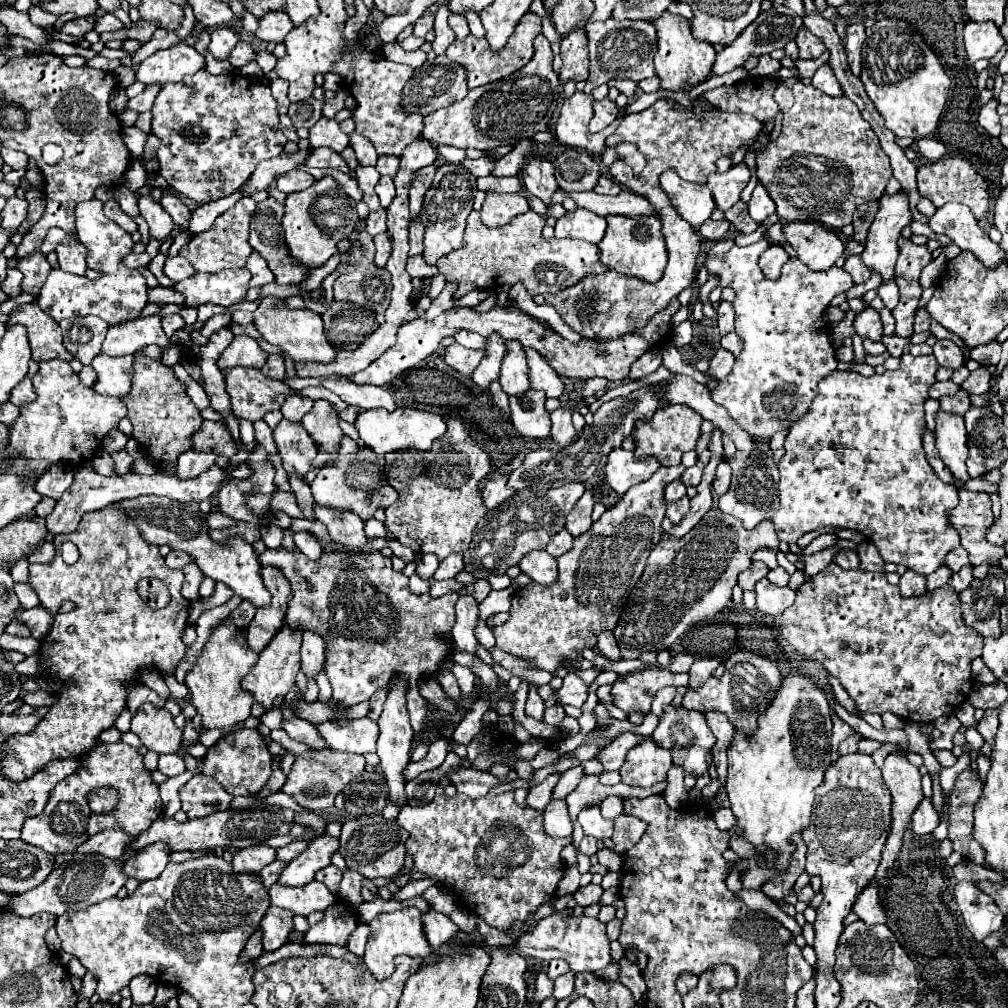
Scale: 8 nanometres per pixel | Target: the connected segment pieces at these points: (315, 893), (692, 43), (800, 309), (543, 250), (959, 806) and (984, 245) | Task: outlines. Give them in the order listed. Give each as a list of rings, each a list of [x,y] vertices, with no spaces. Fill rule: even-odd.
[[[312,881],[304,887],[284,887],[274,883],[268,893],[272,905],[290,909],[294,915],[310,915],[312,911],[324,911],[336,903],[336,893],[330,893],[320,881]]]
[[[664,11],[662,17],[652,23],[656,25],[656,31],[658,31],[658,51],[654,57],[654,65],[656,65],[656,75],[660,77],[662,89],[668,89],[674,93],[676,91],[688,93],[696,85],[708,81],[710,69],[712,69],[714,57],[716,57],[714,47],[710,43],[696,41],[690,33],[690,23],[686,19],[682,19],[680,15],[672,15],[672,13]]]
[[[762,241],[752,243],[748,247],[738,247],[734,245],[726,255],[722,257],[708,257],[706,267],[710,275],[720,277],[720,287],[732,287],[736,291],[734,299],[734,311],[736,311],[736,331],[744,339],[744,349],[736,357],[734,371],[730,377],[722,379],[716,391],[712,393],[712,399],[718,401],[730,417],[746,429],[754,439],[758,441],[768,441],[772,439],[774,433],[782,429],[790,429],[798,417],[810,409],[810,401],[818,395],[818,381],[832,373],[838,365],[836,353],[830,341],[828,325],[822,317],[824,309],[830,305],[832,297],[838,293],[846,293],[852,287],[852,277],[842,271],[840,267],[832,267],[828,271],[810,271],[800,259],[790,257],[790,261],[782,267],[780,279],[772,281],[766,279],[758,267],[758,257],[762,255]]]
[[[472,211],[468,215],[468,225],[464,231],[464,247],[456,249],[438,259],[438,273],[446,277],[446,281],[456,283],[458,289],[454,297],[466,295],[470,291],[482,289],[492,291],[502,285],[522,283],[526,291],[534,295],[542,293],[558,293],[566,287],[576,285],[588,273],[604,273],[606,267],[600,263],[598,247],[588,241],[578,239],[544,239],[544,217],[536,211],[522,213],[514,217],[508,225],[502,227],[486,227],[480,221],[480,211]]]
[[[970,769],[962,771],[956,777],[956,785],[950,793],[950,819],[948,819],[948,839],[954,843],[954,851],[962,853],[966,859],[986,865],[984,851],[972,837],[972,811],[980,799],[982,783],[978,775]]]
[[[946,203],[938,207],[930,217],[930,229],[950,237],[960,249],[972,251],[990,269],[1004,261],[1004,251],[990,241],[990,237],[980,229],[972,211],[962,203]]]

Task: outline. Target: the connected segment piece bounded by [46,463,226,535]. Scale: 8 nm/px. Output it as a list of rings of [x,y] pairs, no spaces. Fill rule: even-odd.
[[[84,463],[80,467],[80,471],[74,475],[74,483],[66,489],[66,493],[62,495],[62,499],[56,503],[54,511],[46,517],[46,529],[54,535],[58,533],[72,533],[74,529],[78,529],[80,517],[88,511],[98,511],[104,509],[110,503],[116,503],[120,499],[132,499],[132,497],[140,497],[140,495],[166,495],[174,501],[204,501],[208,497],[212,497],[212,493],[218,491],[218,487],[226,481],[226,473],[218,467],[212,465],[206,473],[202,473],[200,477],[194,479],[178,479],[174,475],[162,475],[162,473],[154,473],[154,475],[138,475],[138,473],[128,473],[126,477],[104,477],[98,475],[90,463]]]

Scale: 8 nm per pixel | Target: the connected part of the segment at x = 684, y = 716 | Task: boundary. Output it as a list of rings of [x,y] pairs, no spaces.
[[[672,705],[664,707],[664,717],[660,719],[660,725],[656,727],[656,731],[652,733],[654,743],[658,743],[658,747],[664,747],[672,753],[672,763],[676,767],[682,767],[684,773],[702,777],[704,773],[708,773],[710,765],[708,765],[708,755],[712,755],[712,747],[716,743],[714,733],[710,731],[710,727],[706,725],[706,717],[704,713],[698,711],[686,711],[686,709],[674,709]]]

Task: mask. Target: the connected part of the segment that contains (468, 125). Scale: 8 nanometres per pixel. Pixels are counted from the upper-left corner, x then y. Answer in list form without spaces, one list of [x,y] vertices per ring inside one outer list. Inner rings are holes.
[[[540,33],[534,39],[534,57],[520,71],[496,83],[470,89],[462,101],[446,109],[438,109],[424,117],[422,139],[440,147],[452,145],[460,149],[490,151],[502,145],[514,145],[522,137],[532,137],[538,131],[546,131],[560,97],[560,81],[552,71],[550,41]]]

